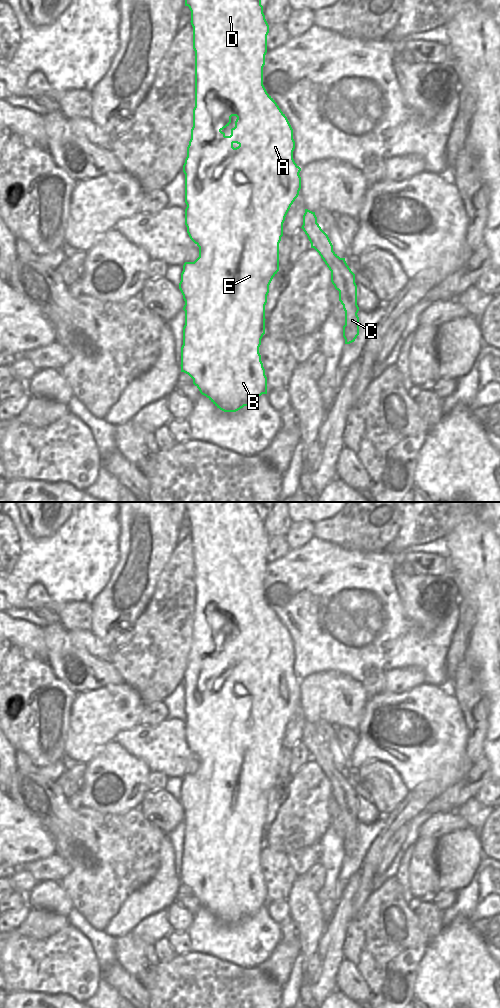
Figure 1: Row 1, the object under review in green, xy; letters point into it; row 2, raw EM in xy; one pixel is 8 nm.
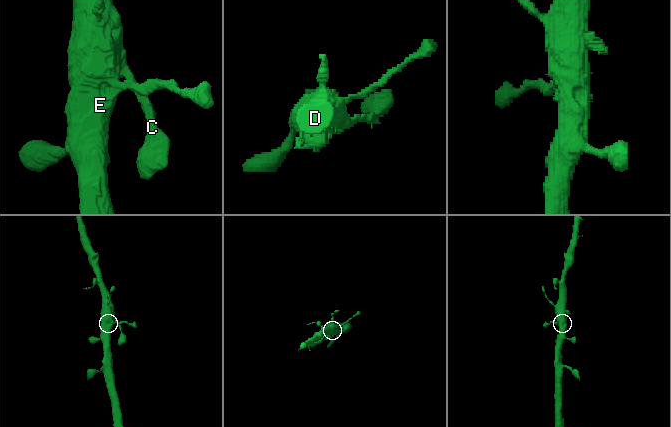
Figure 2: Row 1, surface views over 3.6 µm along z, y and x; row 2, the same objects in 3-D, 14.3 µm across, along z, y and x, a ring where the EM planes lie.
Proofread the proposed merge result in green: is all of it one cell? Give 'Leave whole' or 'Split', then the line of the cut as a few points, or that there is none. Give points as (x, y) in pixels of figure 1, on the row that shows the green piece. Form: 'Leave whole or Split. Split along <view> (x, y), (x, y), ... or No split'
Leave whole. No split.

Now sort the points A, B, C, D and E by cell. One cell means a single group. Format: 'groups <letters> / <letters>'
groups A B C D E

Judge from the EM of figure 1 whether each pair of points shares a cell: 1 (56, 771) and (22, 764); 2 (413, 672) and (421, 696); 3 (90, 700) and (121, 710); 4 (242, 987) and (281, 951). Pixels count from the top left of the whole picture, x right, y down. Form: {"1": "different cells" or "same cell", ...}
{"1": "same cell", "2": "different cells", "3": "same cell", "4": "different cells"}

